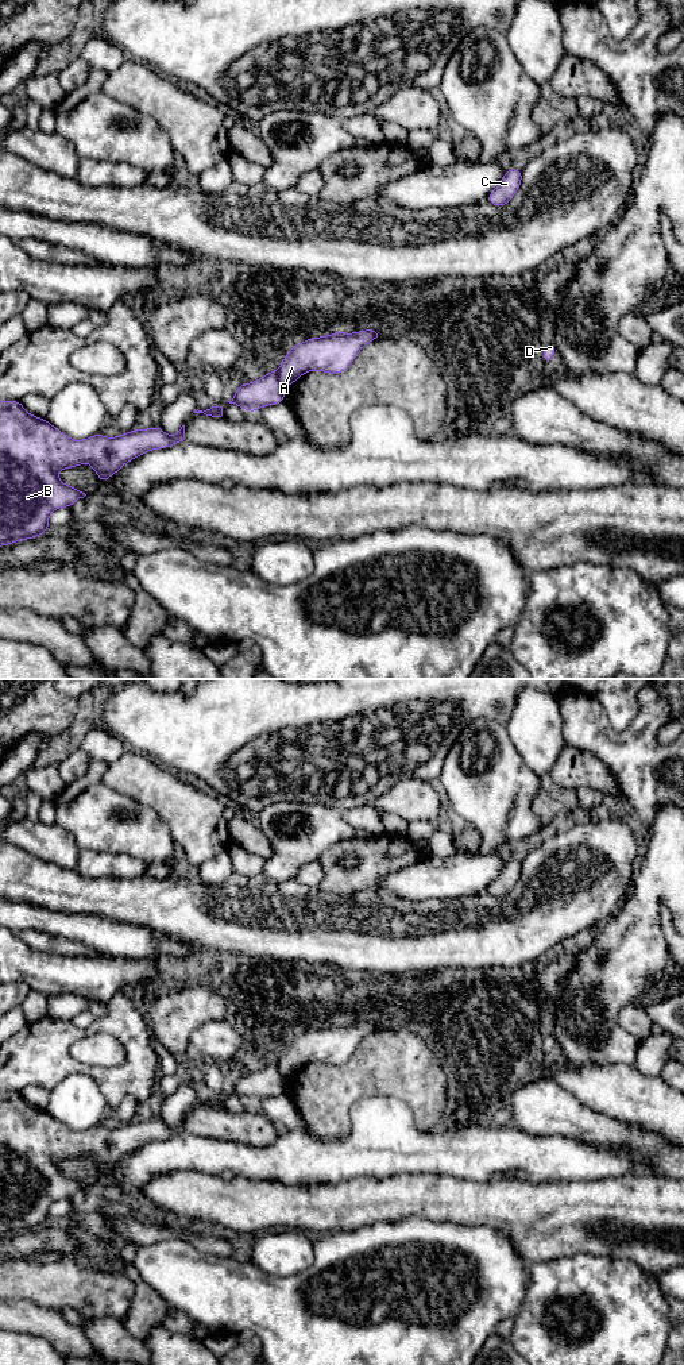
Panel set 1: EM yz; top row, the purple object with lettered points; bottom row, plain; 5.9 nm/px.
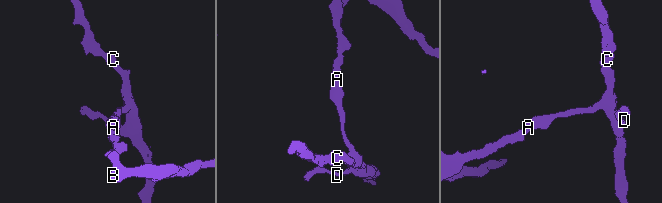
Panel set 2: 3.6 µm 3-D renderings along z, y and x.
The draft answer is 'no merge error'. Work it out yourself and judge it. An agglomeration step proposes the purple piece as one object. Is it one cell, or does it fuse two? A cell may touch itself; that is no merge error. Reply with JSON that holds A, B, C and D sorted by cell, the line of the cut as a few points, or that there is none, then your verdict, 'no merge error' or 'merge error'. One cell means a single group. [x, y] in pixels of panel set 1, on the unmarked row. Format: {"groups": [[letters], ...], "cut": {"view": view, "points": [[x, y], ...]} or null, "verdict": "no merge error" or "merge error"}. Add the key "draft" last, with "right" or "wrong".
{"groups": [["A", "C", "D"], ["B"]], "cut": {"view": "yz", "points": [[275, 1063], [283, 1078]]}, "verdict": "merge error", "draft": "wrong"}

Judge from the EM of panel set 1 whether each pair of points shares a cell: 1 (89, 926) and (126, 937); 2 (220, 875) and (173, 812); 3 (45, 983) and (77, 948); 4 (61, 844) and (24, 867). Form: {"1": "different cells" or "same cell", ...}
{"1": "same cell", "2": "different cells", "3": "different cells", "4": "different cells"}

